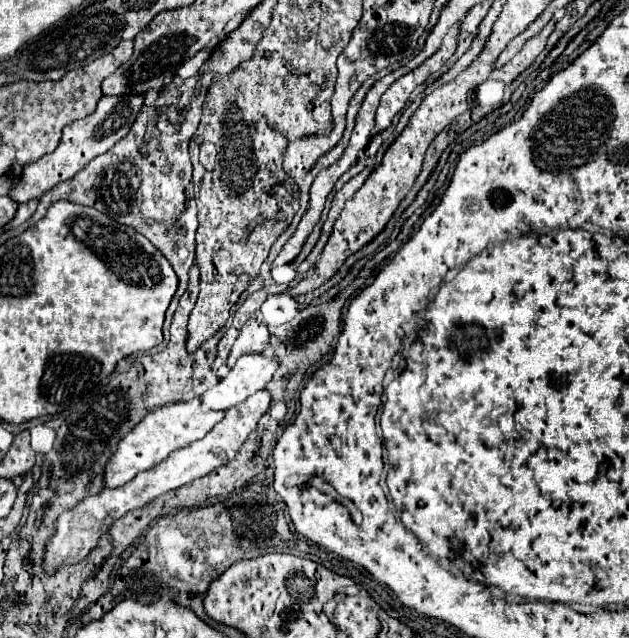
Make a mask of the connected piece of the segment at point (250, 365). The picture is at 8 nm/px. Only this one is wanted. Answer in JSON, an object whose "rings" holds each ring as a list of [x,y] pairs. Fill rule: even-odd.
{"rings":[[[264,354],[240,356],[236,366],[214,388],[200,396],[204,410],[226,410],[262,390],[276,372],[278,360]]]}

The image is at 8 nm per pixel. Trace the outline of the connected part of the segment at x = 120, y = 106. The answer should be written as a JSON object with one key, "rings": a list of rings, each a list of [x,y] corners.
{"rings":[[[102,96],[96,112],[92,116],[76,120],[62,130],[62,140],[54,152],[44,154],[36,162],[26,164],[22,168],[20,180],[18,180],[18,184],[12,184],[8,196],[18,204],[26,204],[34,198],[40,198],[52,186],[56,186],[64,180],[70,180],[70,176],[80,172],[92,158],[108,152],[118,140],[126,138],[126,134],[130,132],[130,126],[134,124],[134,120],[140,112],[142,102],[144,102],[144,96]]]}

